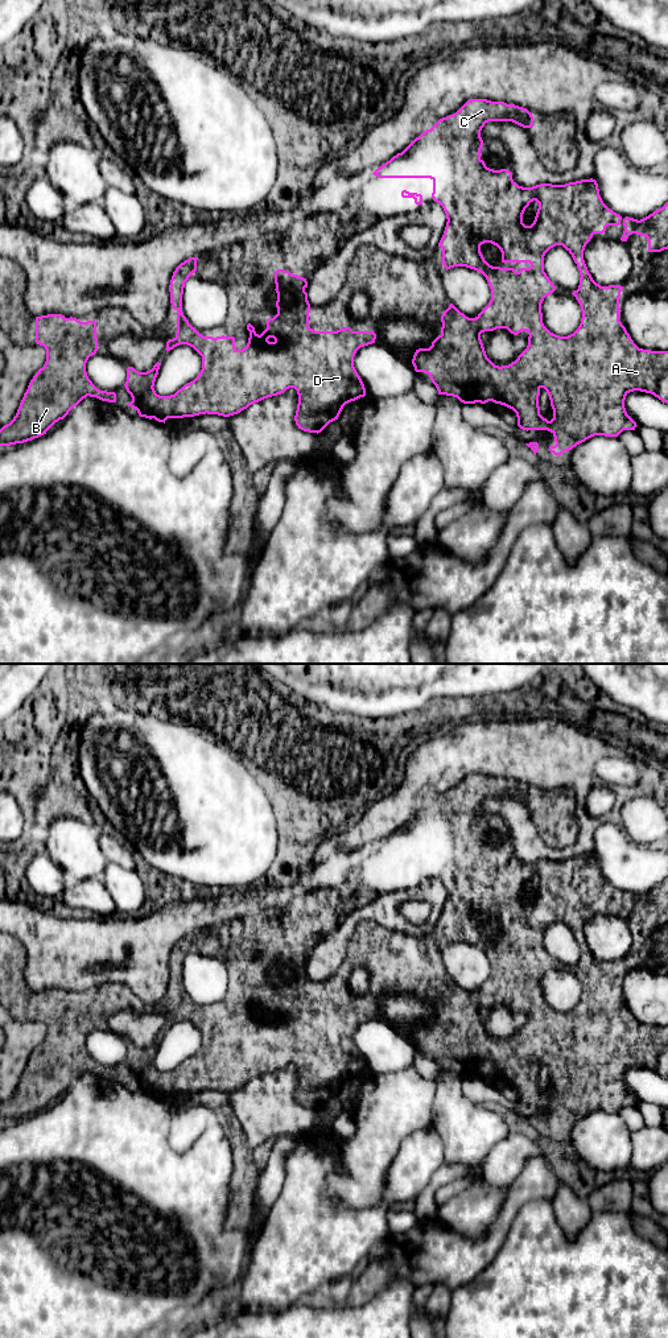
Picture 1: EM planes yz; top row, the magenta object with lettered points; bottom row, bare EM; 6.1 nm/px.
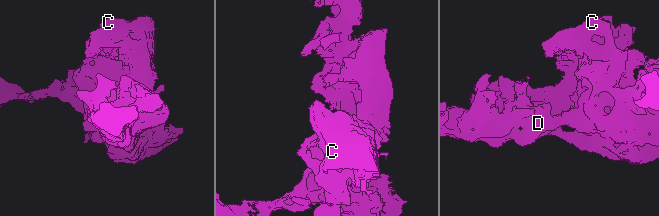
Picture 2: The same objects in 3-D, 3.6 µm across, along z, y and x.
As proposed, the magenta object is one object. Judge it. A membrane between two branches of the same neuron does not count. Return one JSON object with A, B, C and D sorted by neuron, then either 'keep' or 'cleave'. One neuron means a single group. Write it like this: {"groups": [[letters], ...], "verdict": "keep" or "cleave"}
{"groups": [["A", "B", "C", "D"]], "verdict": "keep"}

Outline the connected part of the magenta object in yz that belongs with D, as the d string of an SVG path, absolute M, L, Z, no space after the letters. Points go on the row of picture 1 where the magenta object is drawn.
M198 257L181 263L173 272L169 292L170 303L177 314L177 333L166 342L166 351L180 344L193 347L202 356L202 369L190 383L174 395L160 396L154 391L154 381L161 363L152 369L139 372L127 368L124 384L132 401L128 406L137 410L140 417L164 422L168 418L194 417L199 414L218 414L230 417L264 398L284 393L294 388L298 404L294 416L298 429L321 433L330 422L338 420L343 406L366 396L364 384L354 367L354 356L360 347L375 343L374 331L352 331L350 327L337 331L316 331L309 327L310 303L308 301L306 278L277 269L275 284L277 293L277 314L267 321L267 329L259 335L248 323L248 343L243 350L235 348L234 336L203 336L193 327L182 313L182 294L185 282L197 271Z

